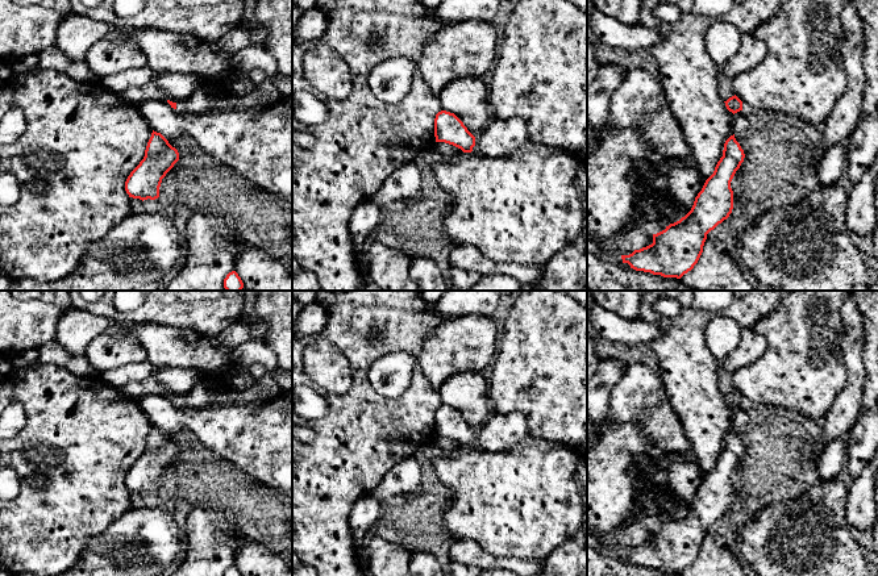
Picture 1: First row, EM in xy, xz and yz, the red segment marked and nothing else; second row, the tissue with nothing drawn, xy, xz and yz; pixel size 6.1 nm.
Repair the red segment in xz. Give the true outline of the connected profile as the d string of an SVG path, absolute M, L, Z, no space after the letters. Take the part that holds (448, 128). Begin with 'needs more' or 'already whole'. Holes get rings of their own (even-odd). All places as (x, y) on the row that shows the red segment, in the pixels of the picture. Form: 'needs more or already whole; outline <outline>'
needs more; outline M441 110L434 118L436 142L445 142L487 158L503 158L529 149L527 121L519 117L491 120L475 138L454 114Z

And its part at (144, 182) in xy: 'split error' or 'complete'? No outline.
complete

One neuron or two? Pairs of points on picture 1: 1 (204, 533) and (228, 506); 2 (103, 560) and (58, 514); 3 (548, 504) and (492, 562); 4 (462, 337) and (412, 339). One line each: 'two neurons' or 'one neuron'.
1: two neurons
2: two neurons
3: two neurons
4: two neurons

